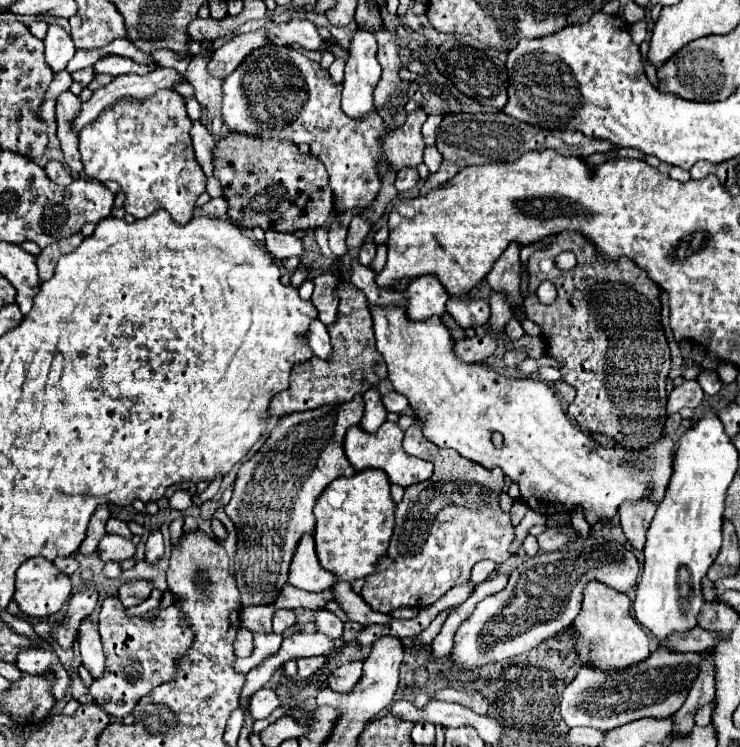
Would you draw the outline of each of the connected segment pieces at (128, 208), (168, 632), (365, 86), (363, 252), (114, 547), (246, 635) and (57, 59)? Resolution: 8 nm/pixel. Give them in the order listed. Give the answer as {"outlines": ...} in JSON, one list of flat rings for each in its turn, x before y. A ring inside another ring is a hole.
{"outlines":[[[161,90,151,98,151,102,143,102,143,108,111,108,99,122,91,122,83,134,79,134,79,152,81,162,85,166,87,178,95,178,101,184,107,180,115,180,121,190,125,192,125,212,133,214,135,218,147,218,155,210,165,208,173,222,183,226,193,218,195,202,205,192,207,178,197,162,193,140,191,140,191,128,193,122,187,116,187,104,185,98,171,90]],[[109,596,99,612,99,634,101,634,101,642,103,642,103,650,105,650,105,672,103,678,99,678,97,682,93,682,89,686,91,696,95,698,97,706,101,706,107,714,115,716,115,718,123,718,127,716,133,706,147,696,155,686,167,682,173,678,173,660,183,656,187,652,187,648,193,642,193,634,187,626,187,622,183,620,183,614,179,610,175,610,175,606,169,606,167,610,163,610,155,620,143,620,141,616,129,618,125,616,125,608,123,604,117,600,117,596]],[[353,28,349,44,341,108,351,118,363,118,363,114,373,110,373,88,383,68,375,56,377,42,373,32]],[[367,238,365,242,363,242,363,246,361,246,361,250,359,250,359,262,363,262,365,266,371,266,373,264,373,258,375,258,375,254,373,254,373,240,371,238]],[[105,534,97,546,97,554,101,562,123,562,127,558,135,556,135,546,131,540,117,536,117,534]],[[241,628,239,634,237,634,235,652,237,652,239,656,243,656,243,658,253,652,253,634,251,634,247,628]],[[51,24,43,42,45,42,45,60,47,60,47,64,53,68,53,72,65,70,65,64,67,64,67,62,73,58,73,54,75,54,73,38,65,32,63,26]]]}

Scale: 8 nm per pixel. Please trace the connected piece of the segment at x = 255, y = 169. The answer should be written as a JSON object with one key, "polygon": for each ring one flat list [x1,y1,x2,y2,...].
{"polygon":[[227,134,215,146,213,164,213,176,219,178,229,202,229,218,241,226,259,226,263,230,279,232,313,230,323,226,333,212,333,194,323,164,319,164,317,158,311,158,311,154,301,156,293,142,263,142,261,138,251,138,247,134]]}

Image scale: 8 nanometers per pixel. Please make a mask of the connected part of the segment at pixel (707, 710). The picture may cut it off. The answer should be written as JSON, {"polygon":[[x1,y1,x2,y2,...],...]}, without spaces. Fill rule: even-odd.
{"polygon":[[709,702,709,706,703,706,703,708,699,708,699,714,695,716,695,722,697,722,697,726,707,726,707,724,711,722,713,708,715,708,715,702]]}

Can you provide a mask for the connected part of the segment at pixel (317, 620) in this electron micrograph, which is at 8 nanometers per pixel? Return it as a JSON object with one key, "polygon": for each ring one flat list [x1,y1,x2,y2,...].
{"polygon":[[319,608,313,612,313,624,317,632,327,634,329,638,341,638,343,634,343,622,327,608]]}

